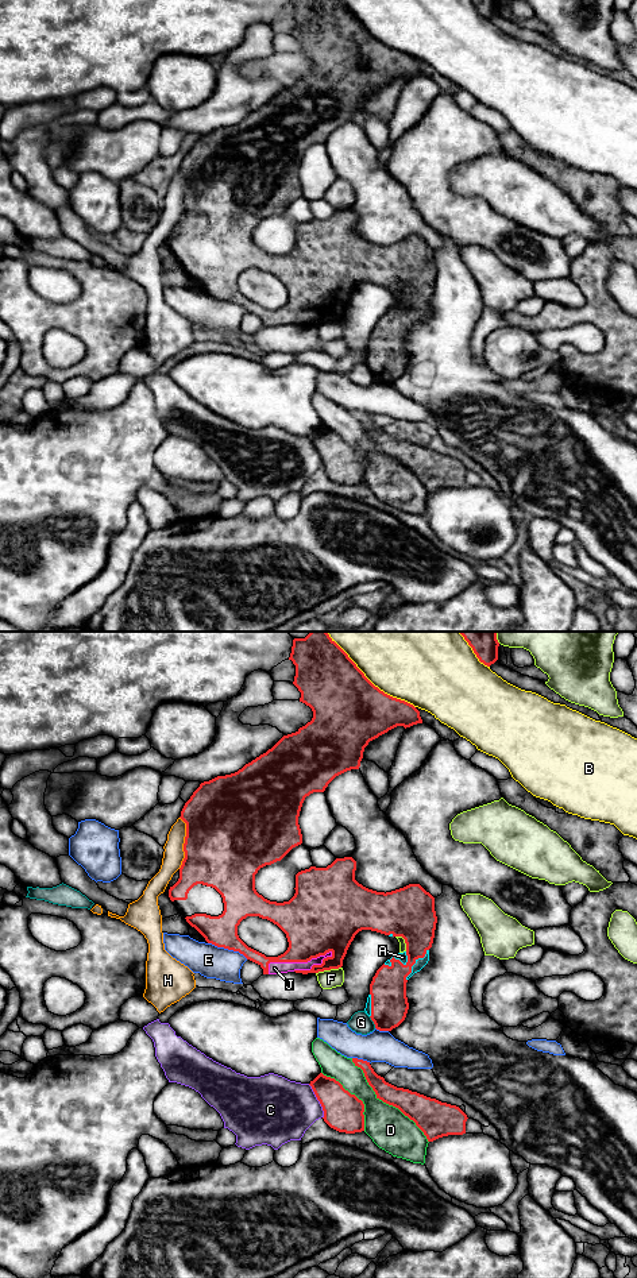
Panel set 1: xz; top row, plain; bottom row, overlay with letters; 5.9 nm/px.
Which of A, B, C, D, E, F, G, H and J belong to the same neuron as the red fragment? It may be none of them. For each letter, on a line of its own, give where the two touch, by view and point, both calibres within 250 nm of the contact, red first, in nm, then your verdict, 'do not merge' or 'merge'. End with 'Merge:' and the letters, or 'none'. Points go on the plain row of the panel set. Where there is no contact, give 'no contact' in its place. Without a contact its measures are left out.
A: meets red in xz at (397, 312); 240 nm thick on the red side, 60 nm on the other; merge
B: meets red in xz at (377, 39); 440 nm thick on the red side, 340 nm on the other; do not merge
C: meets red in xz at (319, 452); 220 nm thick on the red side, 380 nm on the other; do not merge
D: meets red in xz at (386, 455); 180 nm thick on the red side, 240 nm on the other; do not merge
E: meets red in xz at (228, 301); 190 nm thick on the red side, 190 nm on the other; do not merge
F: meets red in xz at (328, 321); 320 nm thick on the red side, 110 nm on the other; do not merge
G: meets red in xz at (373, 373); 220 nm thick on the red side, 120 nm on the other; do not merge
H: meets red in xz at (185, 195); 500 nm thick on the red side, 130 nm on the other; do not merge
J: meets red in xz at (296, 313); 360 nm thick on the red side, 70 nm on the other; merge
Merge: A, J

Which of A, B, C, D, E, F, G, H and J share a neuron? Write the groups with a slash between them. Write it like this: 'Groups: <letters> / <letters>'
Groups: A J / B / C / D / E / F / G / H

